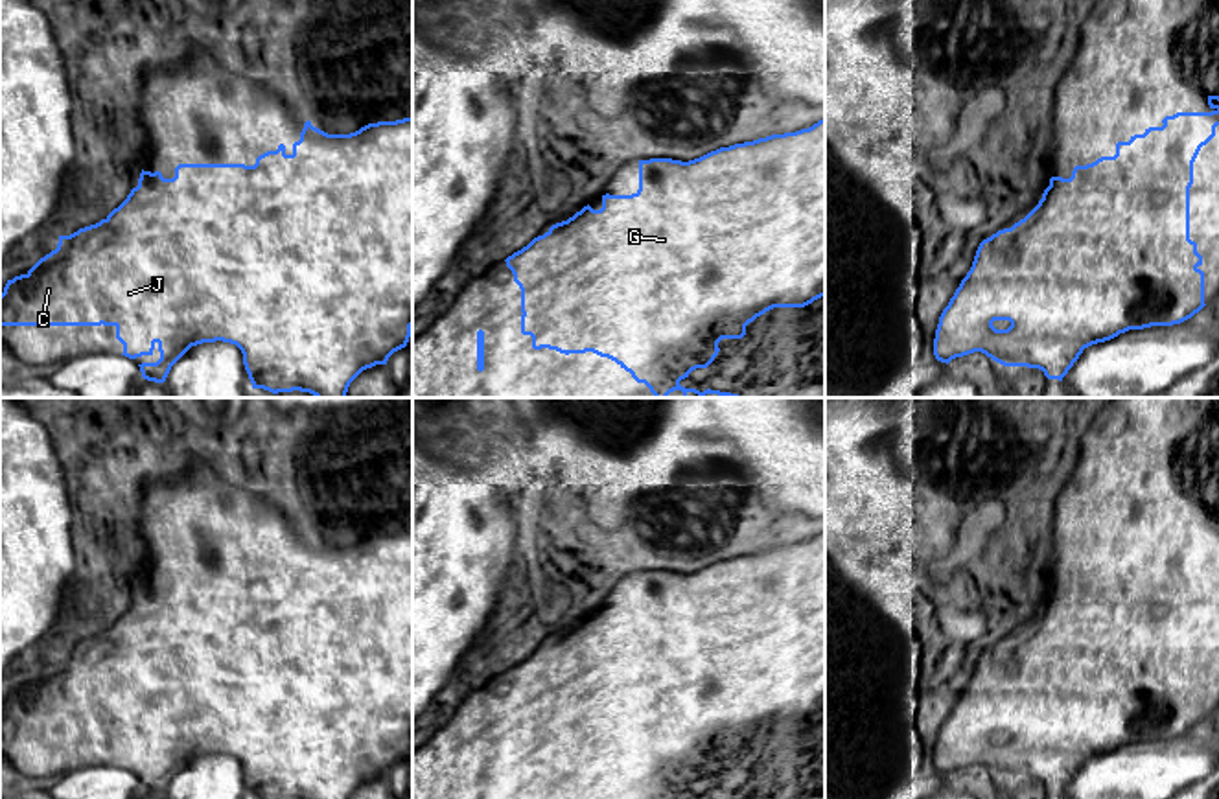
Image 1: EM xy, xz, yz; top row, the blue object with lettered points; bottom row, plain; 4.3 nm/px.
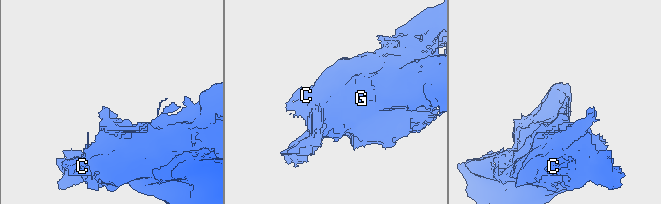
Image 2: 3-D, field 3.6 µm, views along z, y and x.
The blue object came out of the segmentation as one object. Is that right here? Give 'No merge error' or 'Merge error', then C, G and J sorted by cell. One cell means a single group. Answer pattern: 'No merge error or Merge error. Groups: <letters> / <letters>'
No merge error. Groups: C G J

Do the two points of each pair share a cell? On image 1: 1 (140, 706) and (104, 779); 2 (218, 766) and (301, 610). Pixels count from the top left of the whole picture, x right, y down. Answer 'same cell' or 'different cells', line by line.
1: different cells
2: different cells

